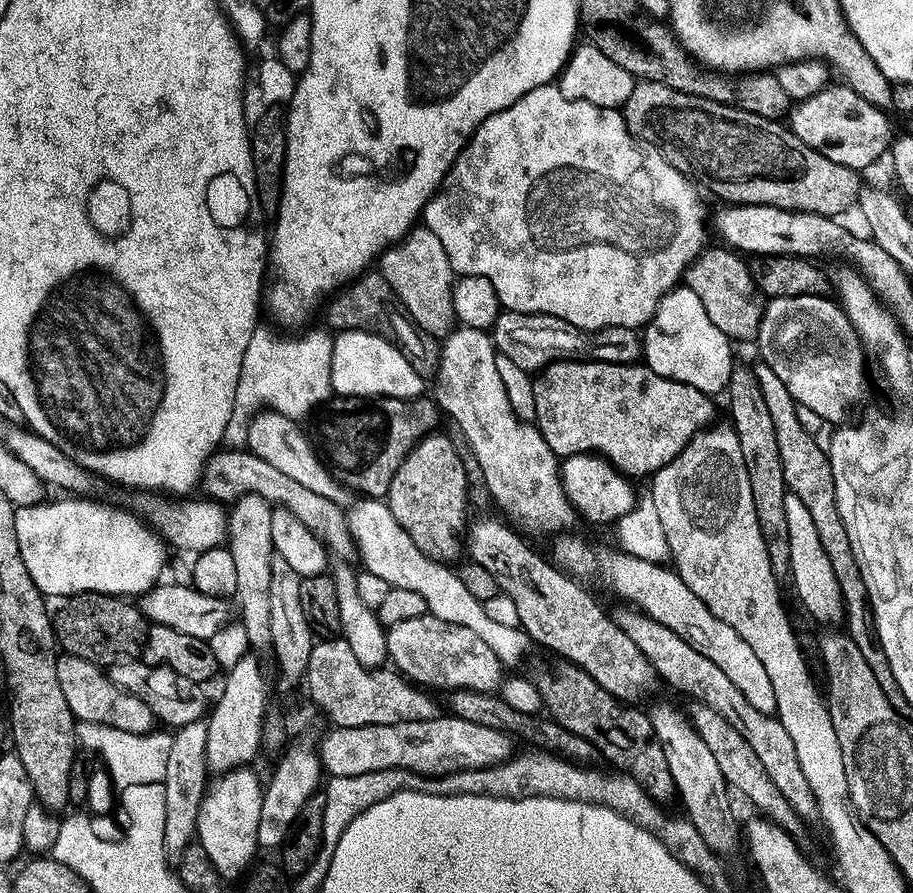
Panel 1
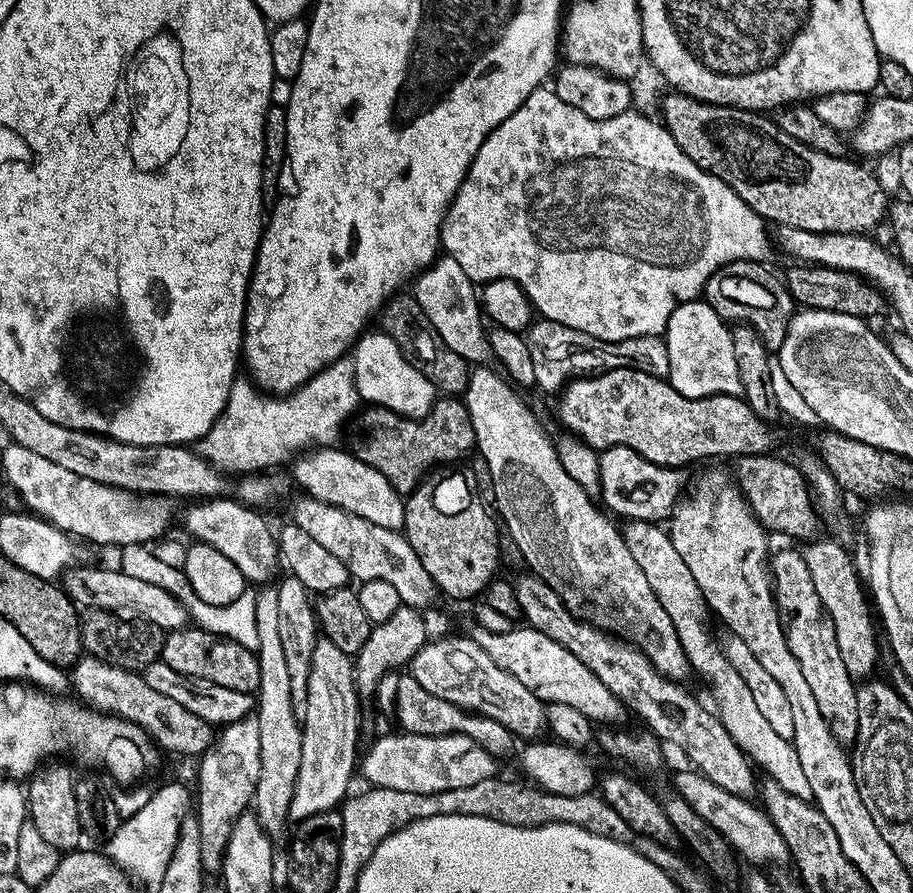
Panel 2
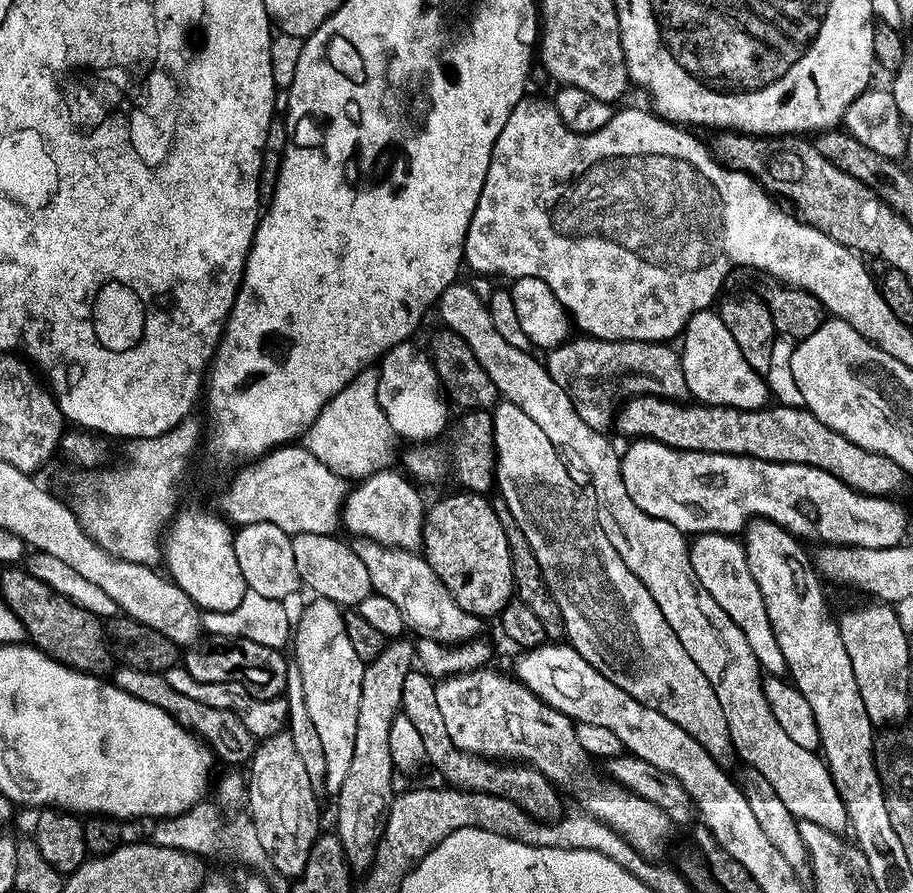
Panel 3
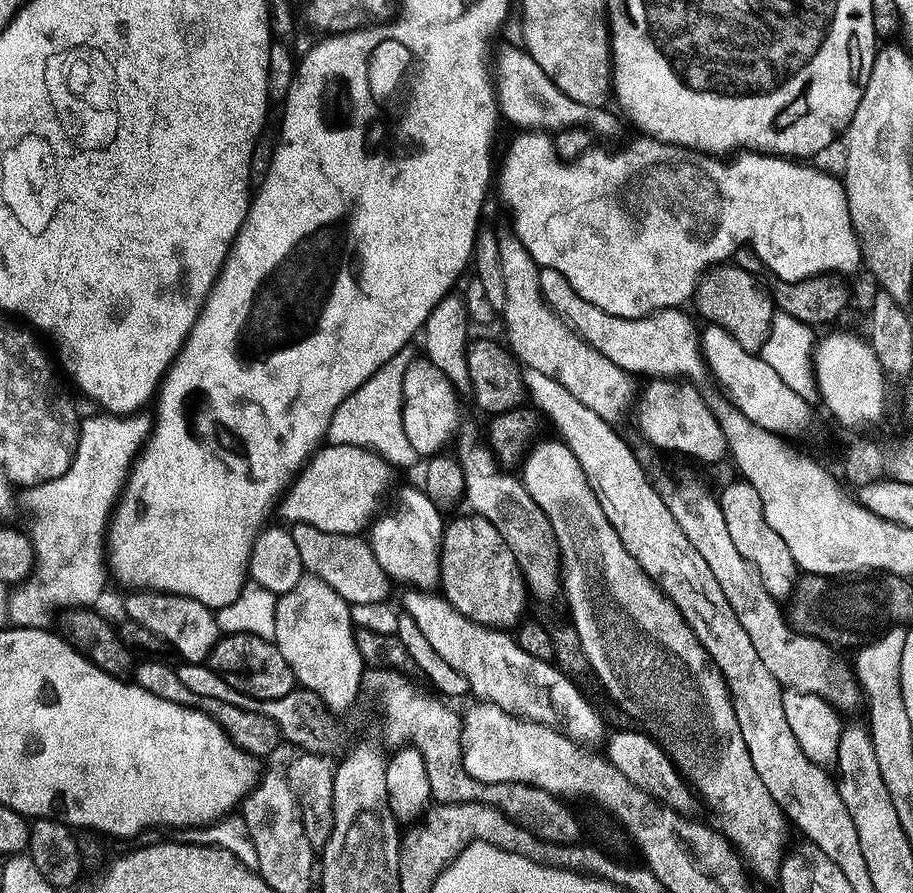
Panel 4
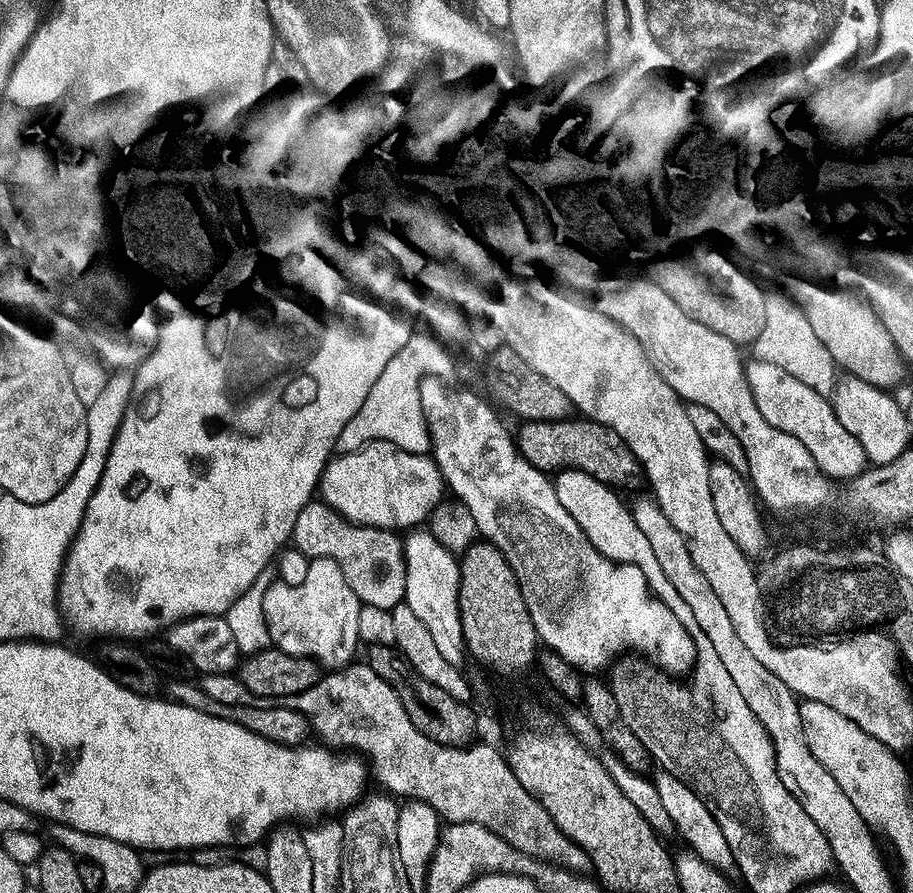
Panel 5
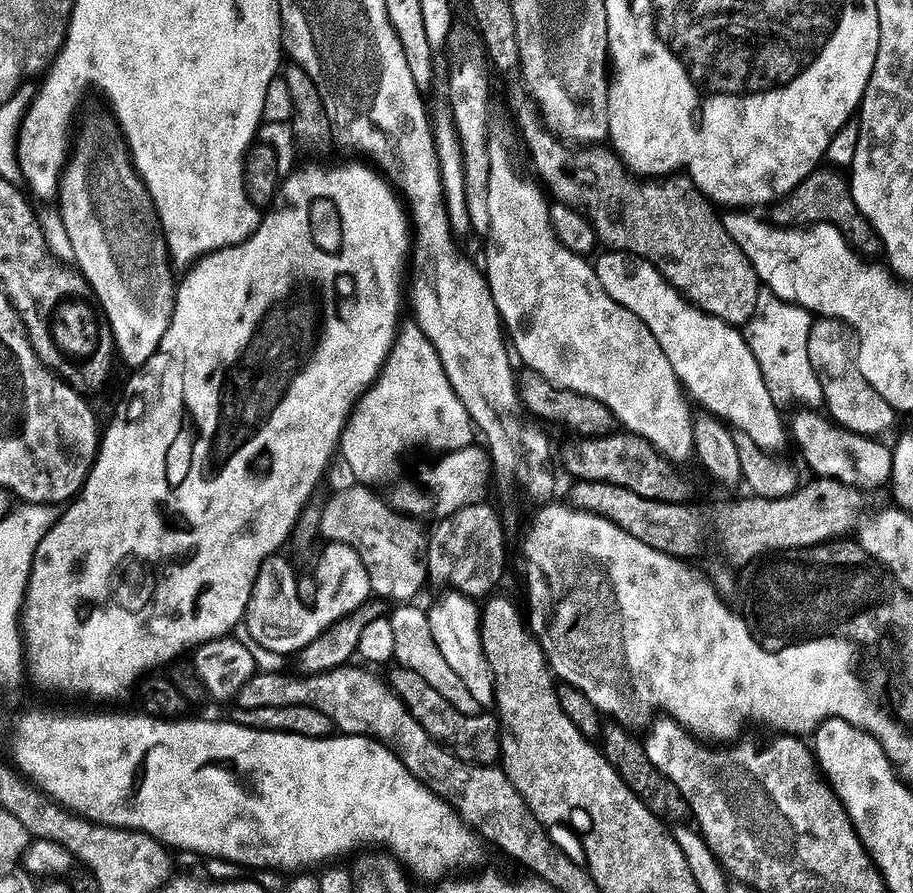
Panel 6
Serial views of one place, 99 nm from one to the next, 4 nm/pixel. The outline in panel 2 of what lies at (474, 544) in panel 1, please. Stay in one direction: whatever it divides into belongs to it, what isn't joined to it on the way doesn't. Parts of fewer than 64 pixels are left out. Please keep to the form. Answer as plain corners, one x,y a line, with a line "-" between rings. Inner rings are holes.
523,574
514,580
514,587
517,596
518,606
526,621
527,627
538,630
542,634
546,634
546,638
554,638
554,642
558,642
562,646
566,646
566,650
570,650
570,654
574,654
574,658
578,658
578,662
582,662
597,678
604,683
605,686
615,696
619,698
629,709
632,708
645,720
647,731
651,732
657,740
665,745
673,744
680,752
688,755
688,760
693,769
701,772
706,778
710,778
710,782
714,782
718,786
722,786
722,790
726,790
730,794
740,796
744,800
752,800
758,792
758,780
756,784
756,776
752,773
753,765
734,742
734,738
727,732
725,726
720,721
720,717
713,711
711,707
703,708
690,693
683,687
683,683
670,680
663,676
658,669
653,668
652,663
646,658
646,654
642,654
632,644
626,643
620,637
612,635
610,632
604,632
587,620
581,618
577,613
572,612
558,598
558,594
554,594
554,590
550,590
550,586
546,586
546,582
542,582
542,578
531,574

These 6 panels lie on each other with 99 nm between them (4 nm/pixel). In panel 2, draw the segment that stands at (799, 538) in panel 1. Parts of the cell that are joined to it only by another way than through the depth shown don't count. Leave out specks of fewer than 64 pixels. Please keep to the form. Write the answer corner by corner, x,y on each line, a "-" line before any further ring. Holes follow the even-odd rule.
834,538
820,539
813,539
803,547
802,553
806,567
810,571
816,594
833,620
838,649
846,670
854,680
862,680
875,673
873,670
878,662
878,644
876,642
878,630
868,594
861,577
860,580
858,578
848,554
849,549

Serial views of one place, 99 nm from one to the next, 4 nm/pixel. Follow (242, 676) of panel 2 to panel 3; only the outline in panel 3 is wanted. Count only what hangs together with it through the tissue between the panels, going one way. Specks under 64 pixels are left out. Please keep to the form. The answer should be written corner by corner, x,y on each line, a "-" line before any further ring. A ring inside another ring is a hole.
204,634
197,637
185,649
182,666
192,678
200,682
224,682
242,686
252,697
263,700
277,699
286,687
288,660
277,648
262,645
252,639
225,634

